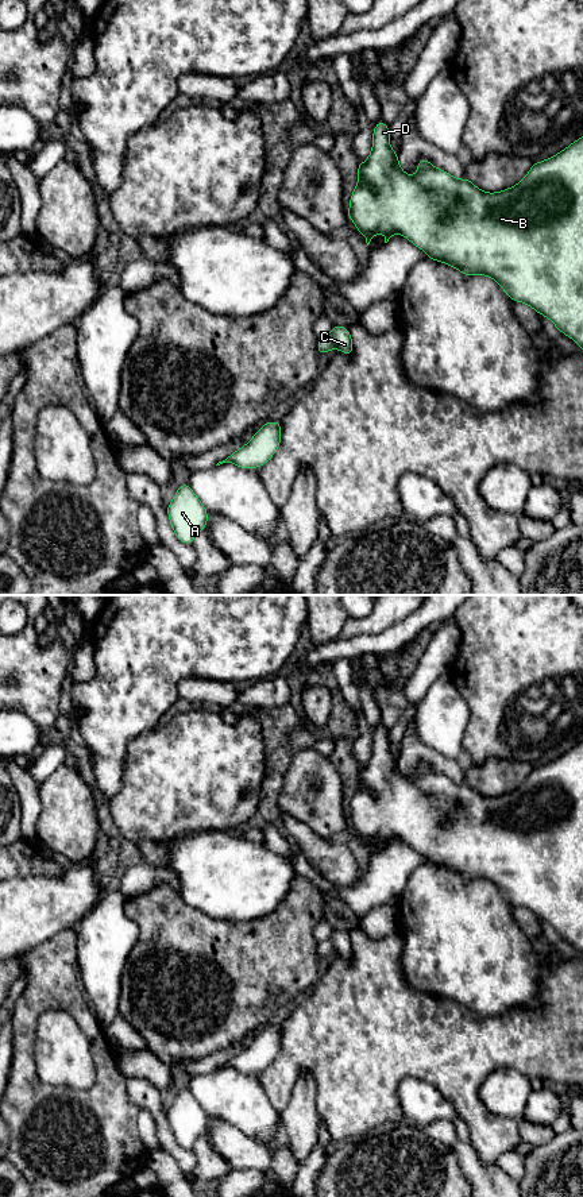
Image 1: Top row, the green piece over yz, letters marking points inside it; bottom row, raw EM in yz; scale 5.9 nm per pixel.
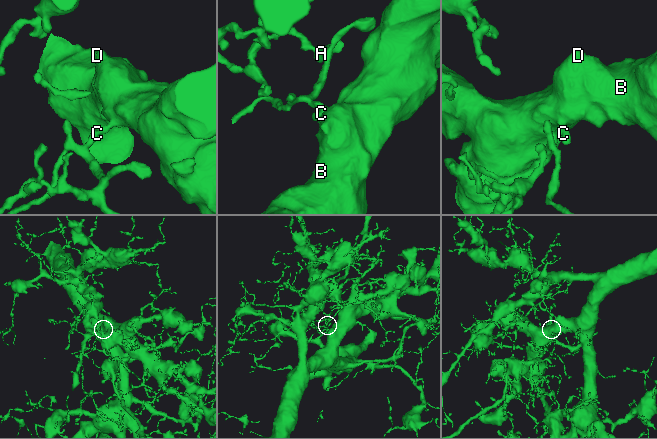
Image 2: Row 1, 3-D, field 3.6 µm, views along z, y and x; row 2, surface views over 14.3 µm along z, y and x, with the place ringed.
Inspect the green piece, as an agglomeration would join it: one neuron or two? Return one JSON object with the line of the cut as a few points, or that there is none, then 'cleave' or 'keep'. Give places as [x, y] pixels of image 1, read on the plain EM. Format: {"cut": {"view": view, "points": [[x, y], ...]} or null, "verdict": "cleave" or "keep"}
{"cut": null, "verdict": "keep"}

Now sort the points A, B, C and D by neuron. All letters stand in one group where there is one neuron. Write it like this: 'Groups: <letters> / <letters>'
Groups: A B C D

